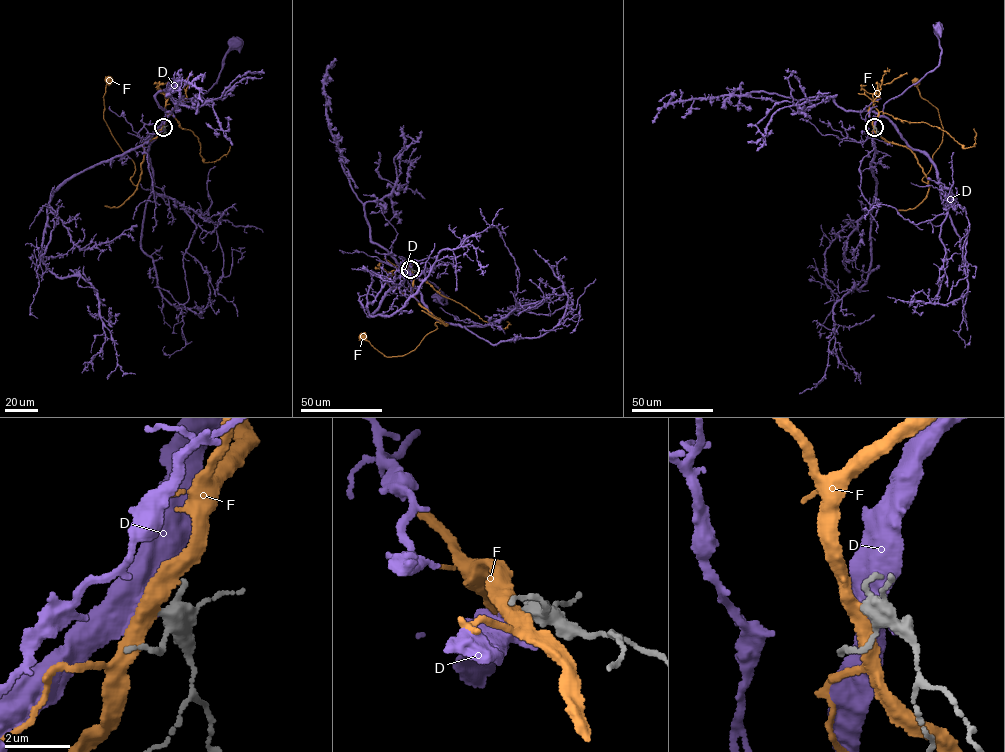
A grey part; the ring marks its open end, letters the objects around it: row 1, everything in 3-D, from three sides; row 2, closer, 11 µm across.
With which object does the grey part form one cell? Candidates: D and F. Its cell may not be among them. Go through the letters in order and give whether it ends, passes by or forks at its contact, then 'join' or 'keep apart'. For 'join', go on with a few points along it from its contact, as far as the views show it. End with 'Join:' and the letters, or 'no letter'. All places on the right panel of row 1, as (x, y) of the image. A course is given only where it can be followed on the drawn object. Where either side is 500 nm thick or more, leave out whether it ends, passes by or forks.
D: it passes by; join; course (874, 127), (885, 103), (902, 94), (938, 65), (941, 49), (937, 28)
F: it passes by; keep apart
Join: D

